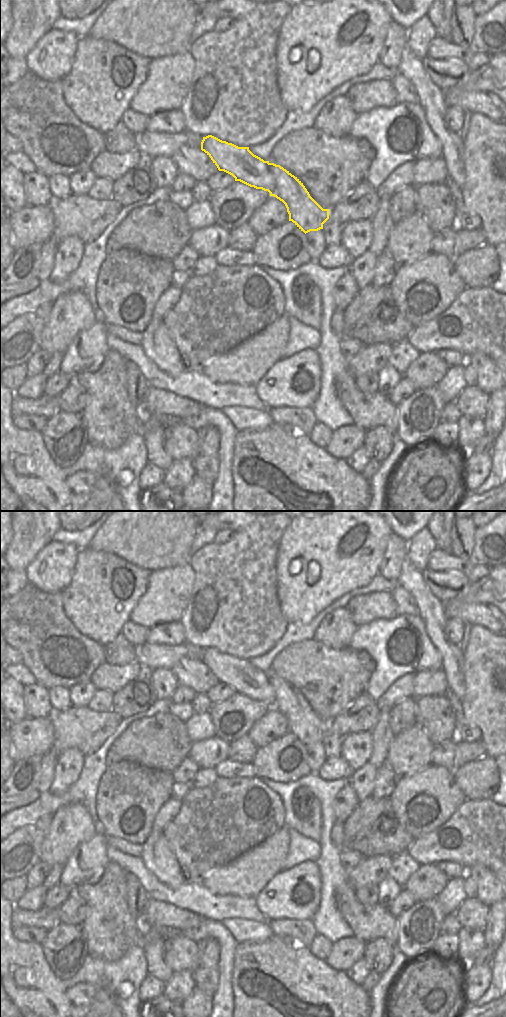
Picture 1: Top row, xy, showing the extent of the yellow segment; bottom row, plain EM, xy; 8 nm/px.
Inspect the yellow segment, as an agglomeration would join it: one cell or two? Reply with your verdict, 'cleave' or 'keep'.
cleave

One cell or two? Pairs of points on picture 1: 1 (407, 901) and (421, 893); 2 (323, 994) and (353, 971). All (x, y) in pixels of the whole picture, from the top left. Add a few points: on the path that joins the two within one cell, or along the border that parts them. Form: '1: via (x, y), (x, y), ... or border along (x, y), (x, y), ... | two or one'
1: border along (403, 888), (416, 901) | two
2: border along (344, 971), (354, 982), (362, 985) | two

